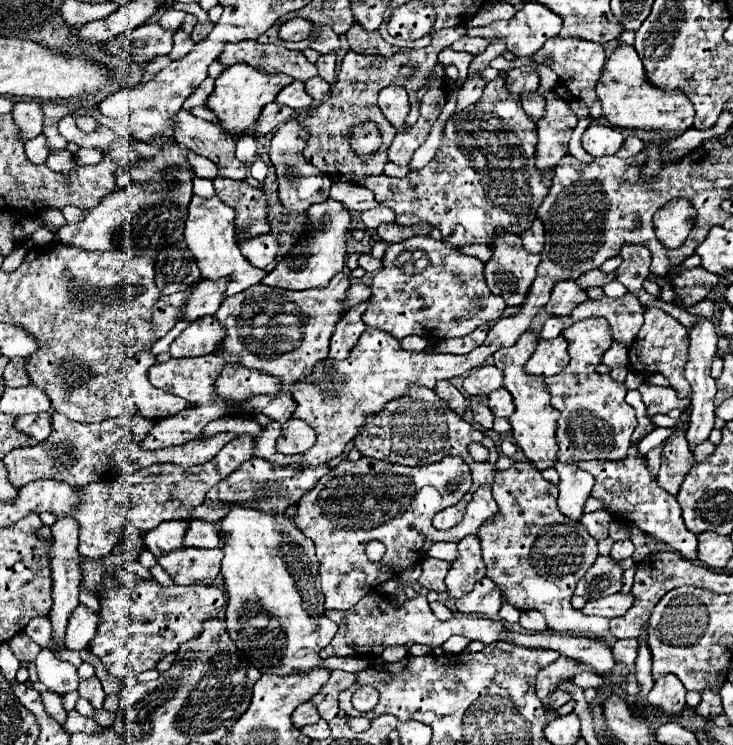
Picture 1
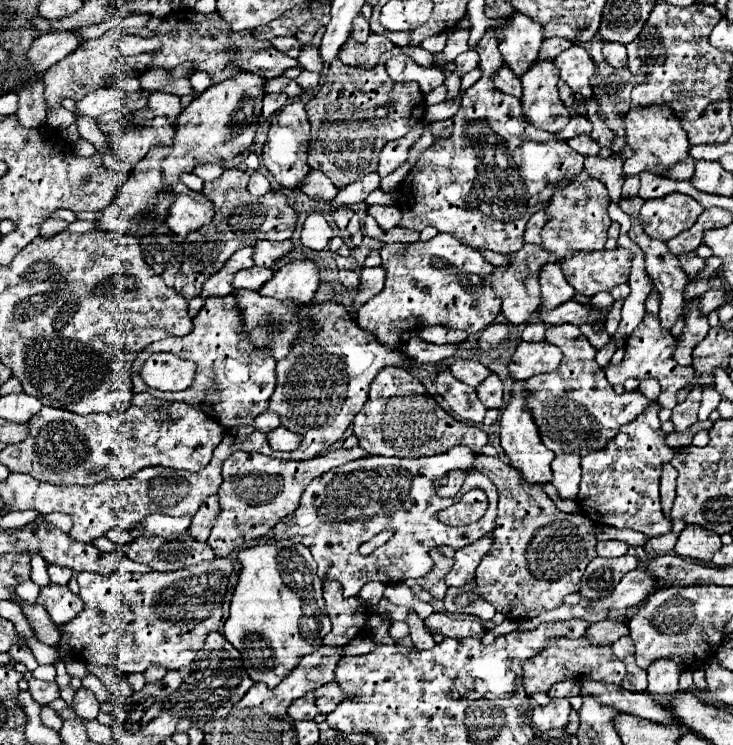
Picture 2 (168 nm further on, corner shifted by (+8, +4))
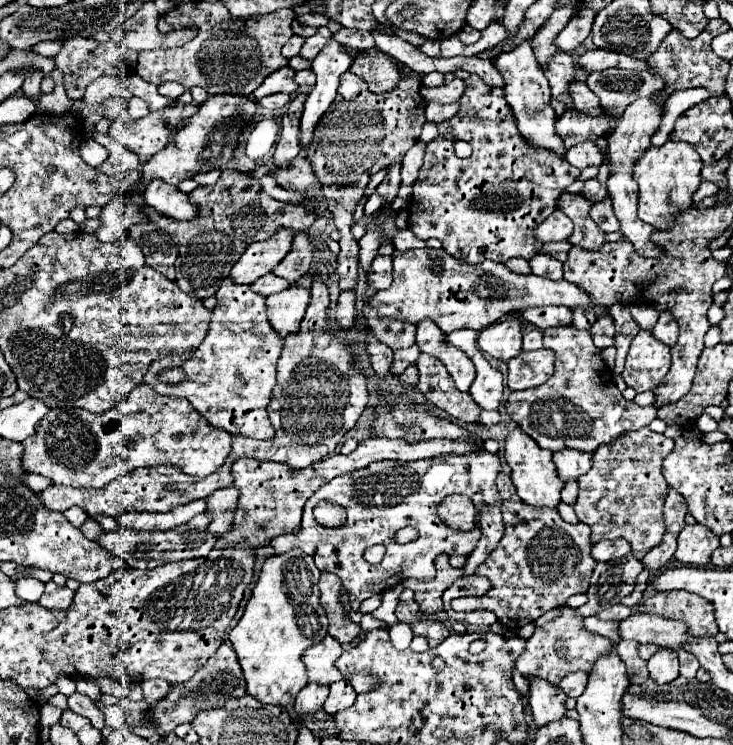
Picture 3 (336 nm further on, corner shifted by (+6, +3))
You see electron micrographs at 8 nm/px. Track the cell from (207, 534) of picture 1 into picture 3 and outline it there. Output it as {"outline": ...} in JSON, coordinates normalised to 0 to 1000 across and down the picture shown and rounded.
{"outline":[[[311,651],[308,656],[297,656],[284,667],[284,691],[289,694],[286,713],[295,718],[308,715],[314,705],[319,705],[319,683],[325,675],[325,656],[319,651]]]}

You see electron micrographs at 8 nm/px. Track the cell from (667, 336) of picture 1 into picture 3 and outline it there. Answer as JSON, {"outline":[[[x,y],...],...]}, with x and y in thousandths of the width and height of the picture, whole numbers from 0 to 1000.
{"outline":[[[873,444],[859,463],[854,479],[854,495],[849,509],[857,519],[876,525],[889,525],[914,495],[914,466],[889,452],[887,444]]]}

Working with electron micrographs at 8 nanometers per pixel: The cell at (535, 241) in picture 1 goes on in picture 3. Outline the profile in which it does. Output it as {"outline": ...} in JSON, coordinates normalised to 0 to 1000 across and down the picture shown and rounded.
{"outline":[[[759,281],[745,297],[739,297],[731,305],[731,321],[739,326],[748,323],[769,323],[775,321],[780,313],[780,297],[764,286],[764,281]]]}

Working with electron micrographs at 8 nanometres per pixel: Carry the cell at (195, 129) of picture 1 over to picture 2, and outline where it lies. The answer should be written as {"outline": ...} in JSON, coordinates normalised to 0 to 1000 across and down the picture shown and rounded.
{"outline":[[[207,123],[202,129],[202,142],[196,148],[188,148],[183,156],[186,161],[207,161],[213,156],[229,156],[235,161],[235,169],[240,172],[240,161],[246,156],[246,134],[237,126],[224,126],[224,123]]]}

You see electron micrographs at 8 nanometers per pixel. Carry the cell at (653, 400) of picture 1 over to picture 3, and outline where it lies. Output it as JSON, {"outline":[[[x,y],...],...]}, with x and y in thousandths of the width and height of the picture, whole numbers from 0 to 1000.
{"outline":[[[876,573],[810,605],[808,630],[789,643],[791,664],[783,678],[789,699],[808,710],[808,729],[849,721],[859,729],[862,740],[884,740],[903,726],[909,713],[903,681],[911,662],[903,619],[917,603],[917,589]]]}

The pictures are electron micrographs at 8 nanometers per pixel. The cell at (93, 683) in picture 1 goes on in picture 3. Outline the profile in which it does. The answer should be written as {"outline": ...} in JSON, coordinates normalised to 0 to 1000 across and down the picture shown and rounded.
{"outline":[[[112,930],[95,933],[95,936],[93,936],[93,949],[95,949],[101,957],[123,965],[123,970],[126,970],[131,979],[139,979],[139,976],[142,976],[142,960],[139,960],[139,954],[136,954],[136,952],[128,946],[128,941],[120,938],[117,933],[112,933]]]}

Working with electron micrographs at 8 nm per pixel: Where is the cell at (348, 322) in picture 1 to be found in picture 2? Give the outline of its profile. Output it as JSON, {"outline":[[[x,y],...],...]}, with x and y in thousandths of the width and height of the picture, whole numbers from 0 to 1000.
{"outline":[[[521,357],[494,360],[494,365],[491,365],[491,384],[486,389],[486,403],[480,408],[480,419],[477,421],[486,421],[488,413],[497,411],[521,387],[524,387],[524,360]]]}

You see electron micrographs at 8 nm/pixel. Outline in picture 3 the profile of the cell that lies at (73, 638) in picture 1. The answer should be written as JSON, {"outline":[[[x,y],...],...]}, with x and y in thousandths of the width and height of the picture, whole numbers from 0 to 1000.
{"outline":[[[65,780],[63,793],[55,801],[52,812],[63,815],[63,817],[93,817],[98,804],[101,804],[101,793],[95,793],[93,788],[82,788],[74,780]]]}

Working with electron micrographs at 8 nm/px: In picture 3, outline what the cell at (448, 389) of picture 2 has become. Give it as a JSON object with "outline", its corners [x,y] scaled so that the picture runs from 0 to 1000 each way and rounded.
{"outline":[[[573,474],[568,490],[573,495],[570,522],[589,544],[633,568],[649,568],[655,562],[658,549],[644,538],[641,528],[622,522],[619,511],[614,511],[614,501],[595,479]]]}

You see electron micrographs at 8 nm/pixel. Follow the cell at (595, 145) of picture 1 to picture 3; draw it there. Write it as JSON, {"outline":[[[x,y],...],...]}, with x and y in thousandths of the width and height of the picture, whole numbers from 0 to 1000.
{"outline":[[[797,189],[797,192],[789,192],[789,195],[783,195],[783,197],[775,200],[772,216],[775,216],[778,221],[783,221],[786,227],[799,227],[799,224],[805,224],[805,221],[819,224],[821,216],[824,216],[824,208],[821,208],[821,203],[813,197],[810,189]]]}

